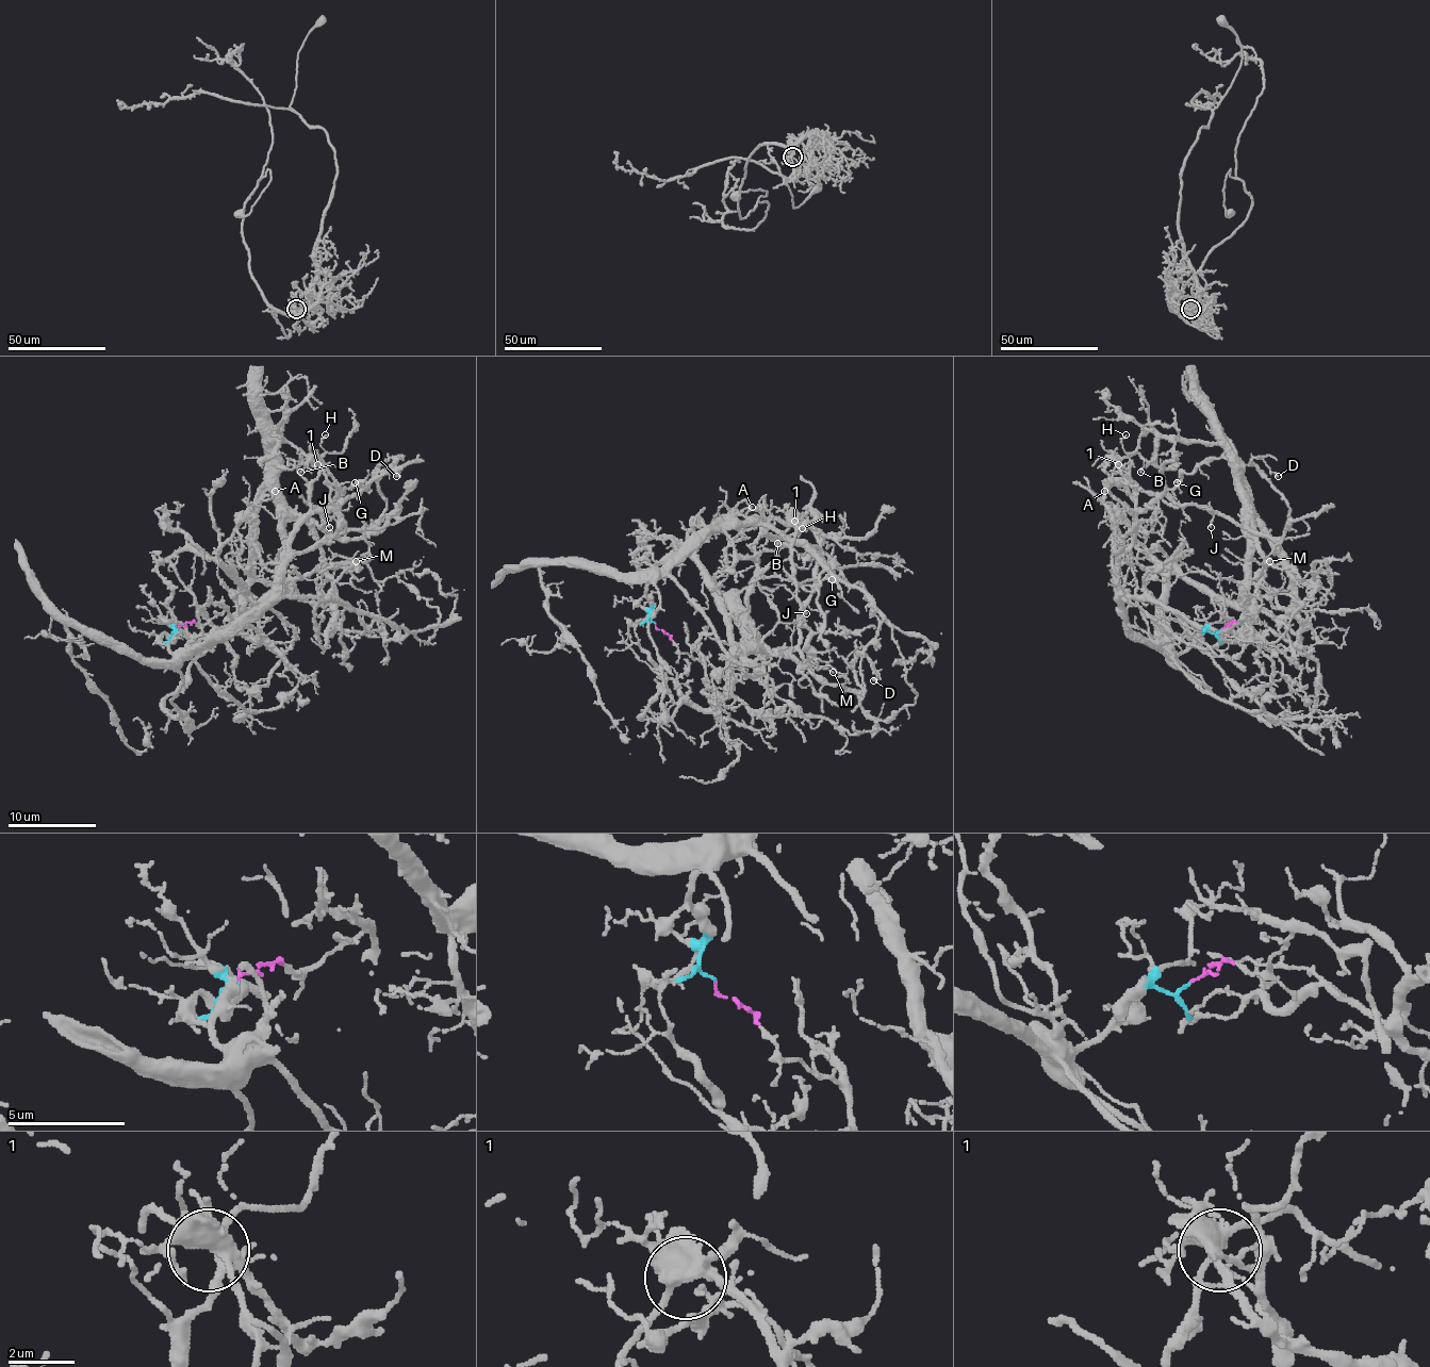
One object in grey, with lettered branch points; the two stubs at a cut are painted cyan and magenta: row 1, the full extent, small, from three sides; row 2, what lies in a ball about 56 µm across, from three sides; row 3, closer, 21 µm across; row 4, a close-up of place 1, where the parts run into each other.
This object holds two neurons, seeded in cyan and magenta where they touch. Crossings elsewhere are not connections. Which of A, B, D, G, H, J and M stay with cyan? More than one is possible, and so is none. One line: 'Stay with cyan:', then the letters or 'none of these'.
Stay with cyan: B, G, H

